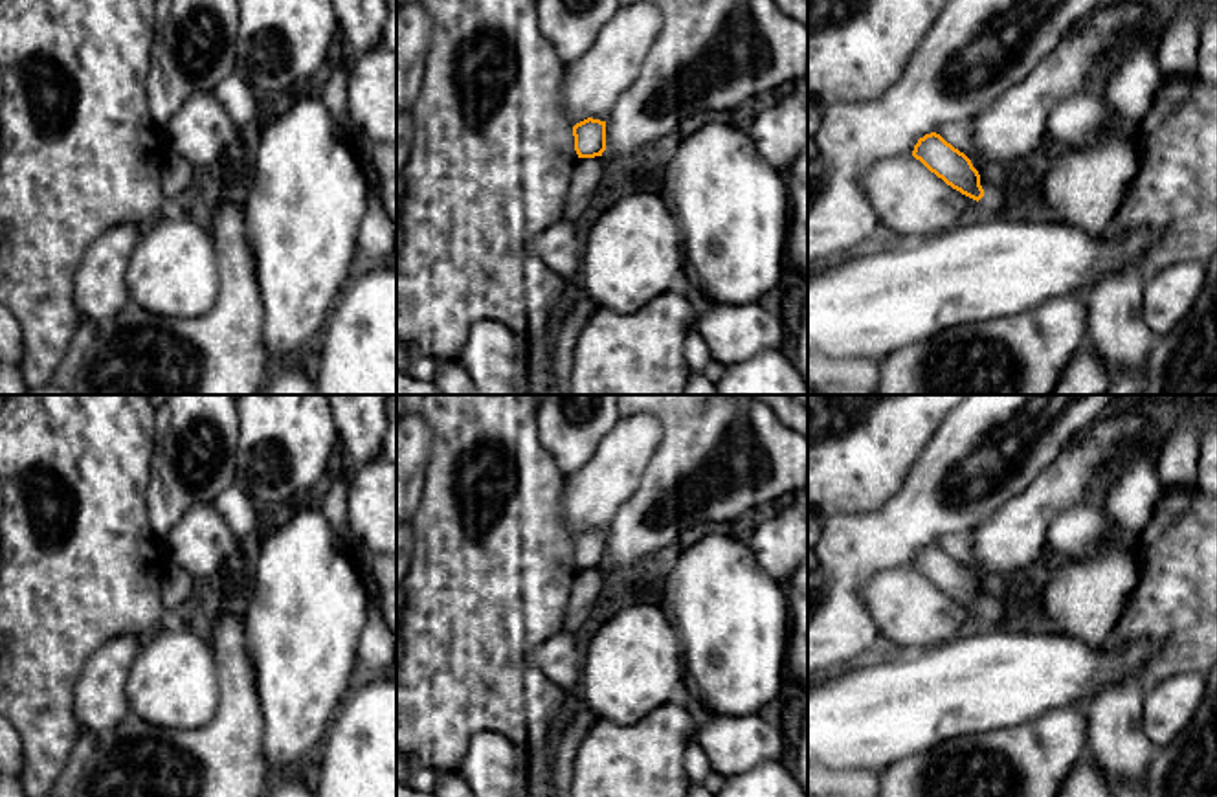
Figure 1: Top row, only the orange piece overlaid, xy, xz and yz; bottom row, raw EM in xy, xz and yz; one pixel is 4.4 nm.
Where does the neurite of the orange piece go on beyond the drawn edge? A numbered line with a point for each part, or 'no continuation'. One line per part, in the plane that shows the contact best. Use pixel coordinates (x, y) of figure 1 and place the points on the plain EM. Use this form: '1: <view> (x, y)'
no continuation

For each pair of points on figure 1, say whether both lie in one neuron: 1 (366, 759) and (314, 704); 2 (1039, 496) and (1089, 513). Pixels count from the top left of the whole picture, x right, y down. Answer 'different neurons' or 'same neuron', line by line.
1: different neurons
2: different neurons

